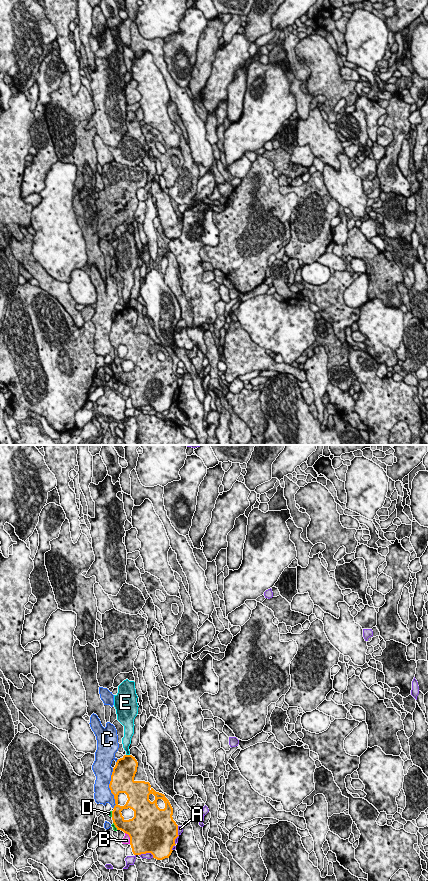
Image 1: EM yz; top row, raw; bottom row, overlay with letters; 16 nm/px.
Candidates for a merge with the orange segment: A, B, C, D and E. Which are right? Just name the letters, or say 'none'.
none

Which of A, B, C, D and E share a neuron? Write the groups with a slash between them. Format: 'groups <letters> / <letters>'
groups A / B E / C / D

